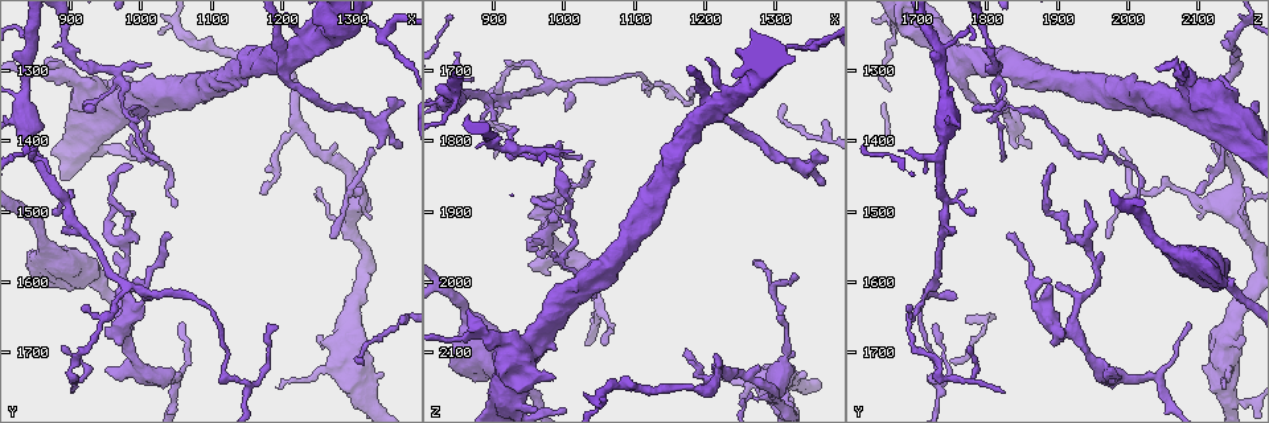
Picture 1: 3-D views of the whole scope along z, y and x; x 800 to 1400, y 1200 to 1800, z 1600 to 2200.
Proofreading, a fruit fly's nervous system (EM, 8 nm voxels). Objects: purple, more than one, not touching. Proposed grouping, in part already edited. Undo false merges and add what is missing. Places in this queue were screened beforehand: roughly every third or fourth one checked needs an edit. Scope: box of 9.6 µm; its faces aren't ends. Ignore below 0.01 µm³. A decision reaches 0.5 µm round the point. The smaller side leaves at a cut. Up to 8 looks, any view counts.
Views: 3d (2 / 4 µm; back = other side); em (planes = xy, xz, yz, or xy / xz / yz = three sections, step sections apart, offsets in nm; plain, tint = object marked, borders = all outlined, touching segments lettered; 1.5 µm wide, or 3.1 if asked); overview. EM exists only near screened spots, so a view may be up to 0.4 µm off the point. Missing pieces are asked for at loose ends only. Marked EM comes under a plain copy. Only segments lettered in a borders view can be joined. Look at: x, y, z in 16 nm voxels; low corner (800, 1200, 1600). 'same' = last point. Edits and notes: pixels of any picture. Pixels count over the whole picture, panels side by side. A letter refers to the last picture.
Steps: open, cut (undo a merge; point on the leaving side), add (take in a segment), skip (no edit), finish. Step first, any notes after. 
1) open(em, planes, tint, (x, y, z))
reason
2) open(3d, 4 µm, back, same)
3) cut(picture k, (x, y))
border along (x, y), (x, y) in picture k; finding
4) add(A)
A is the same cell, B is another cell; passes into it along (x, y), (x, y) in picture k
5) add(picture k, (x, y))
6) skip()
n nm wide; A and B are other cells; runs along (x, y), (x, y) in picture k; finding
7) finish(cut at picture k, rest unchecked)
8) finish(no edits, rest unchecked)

open(3d, 2 µm, (1365, 1340, 1815))
free end

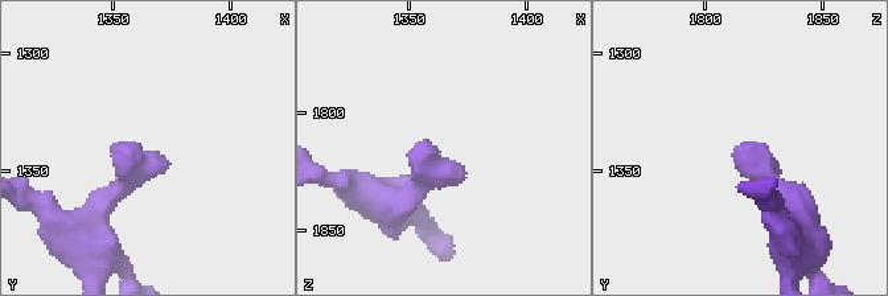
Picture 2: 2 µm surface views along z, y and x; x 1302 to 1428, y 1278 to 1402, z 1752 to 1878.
open(em, planes, borders, (1362, 1340, 1818))
now the EM

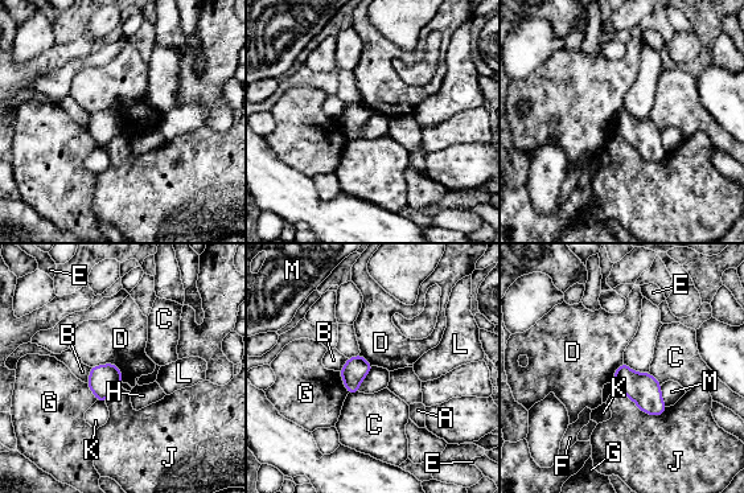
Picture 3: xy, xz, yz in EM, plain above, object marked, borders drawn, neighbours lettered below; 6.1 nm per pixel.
skip()
150 nm wide; A, B, C, D, E, F, G, H, J, K, L and M are other cells; border along (90, 366), (114, 364), (123, 382) in picture 3; no lettered segment goes on from it

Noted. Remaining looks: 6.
open(3d, 2 µm, (1340, 1245, 1670))
three-way junction

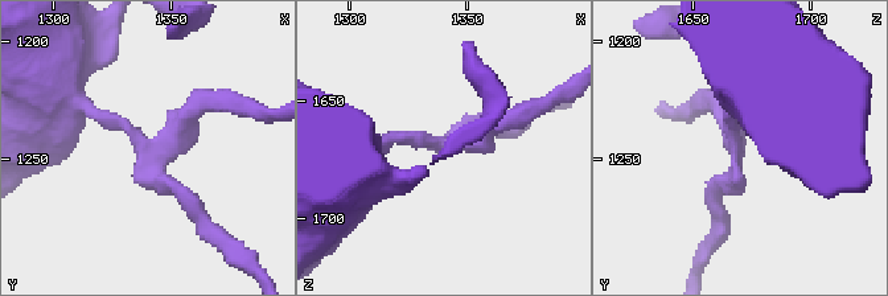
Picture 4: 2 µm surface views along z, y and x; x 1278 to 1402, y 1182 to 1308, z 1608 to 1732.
open(em, planes, tint, (1339, 1244, 1666))
3 arms; need the tissue

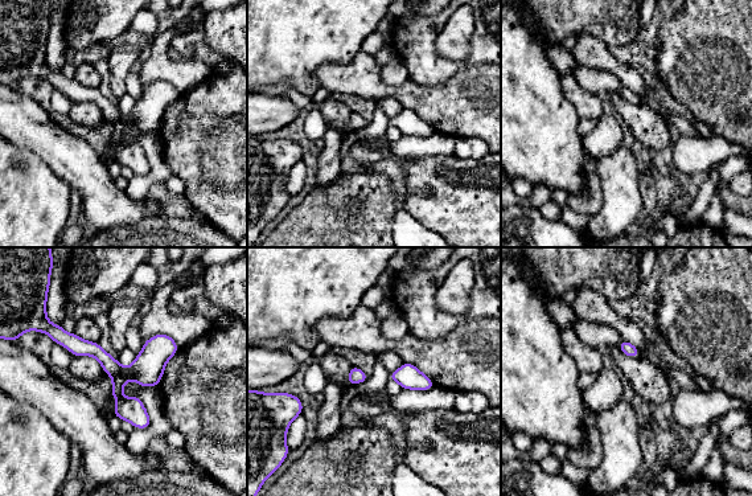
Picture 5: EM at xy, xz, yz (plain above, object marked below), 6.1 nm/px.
open(em, planes, borders, same)
what lies round it

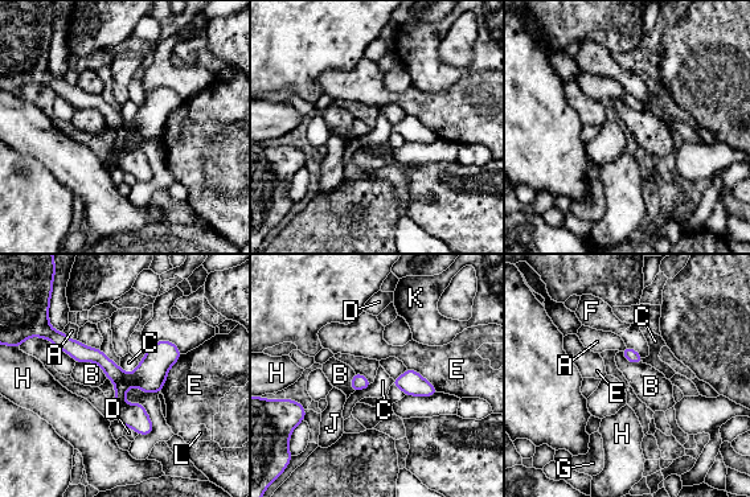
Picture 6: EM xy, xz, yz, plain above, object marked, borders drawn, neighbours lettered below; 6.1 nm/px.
skip()
A, B, C, D, E, F, G, H, J, K and L are other cells; runs along (56, 340), (95, 354), (150, 428) in picture 6; continuous, no second neuron

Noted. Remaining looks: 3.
open(3d, 4 µm, (1205, 1280, 1760))
four arms meet

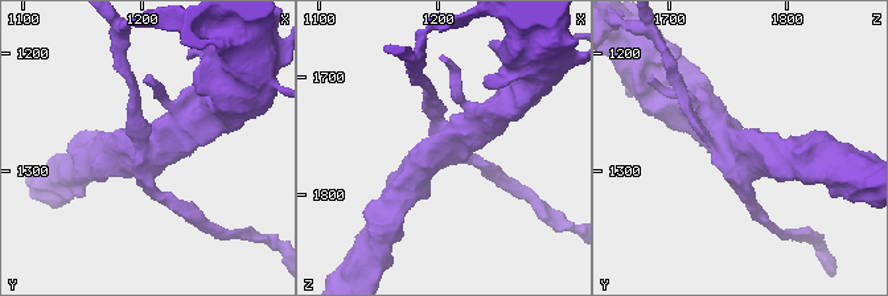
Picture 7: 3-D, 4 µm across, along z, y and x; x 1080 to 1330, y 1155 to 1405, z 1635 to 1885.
open(em, planes, borders, (1206, 1280, 1758))
4 arms; shape alone is not enough

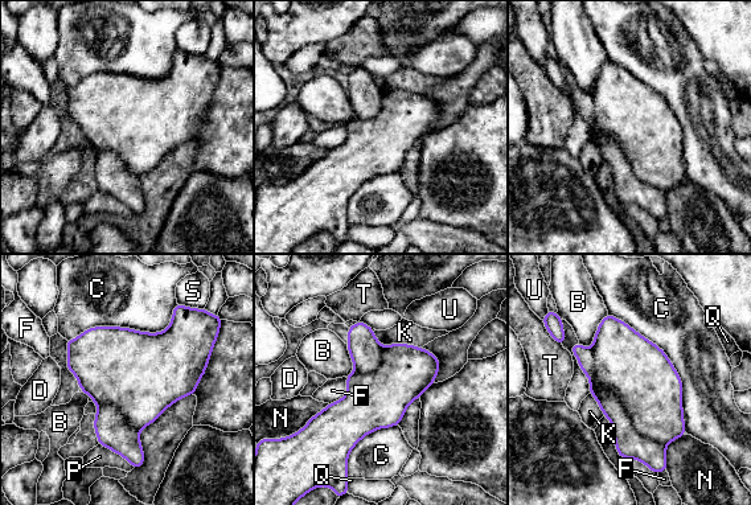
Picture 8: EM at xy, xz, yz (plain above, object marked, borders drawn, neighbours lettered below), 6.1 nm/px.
cut(picture 8, (627, 439))
500 nm wide; B, C, D, F, K, N, P, Q, S, T and U are other cells; the part that leaves runs along (574, 348), (622, 425), (652, 444) in picture 8; a second neuron is stuck on

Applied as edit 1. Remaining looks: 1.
finish(cut at picture 8, rest unchecked)

